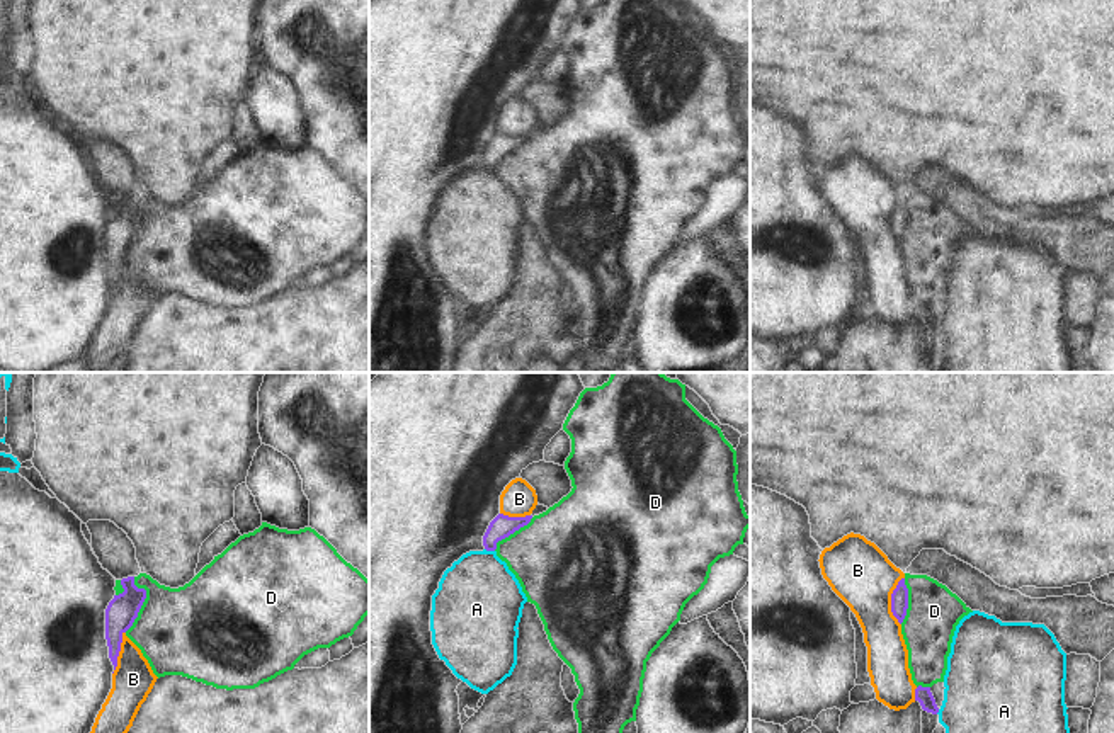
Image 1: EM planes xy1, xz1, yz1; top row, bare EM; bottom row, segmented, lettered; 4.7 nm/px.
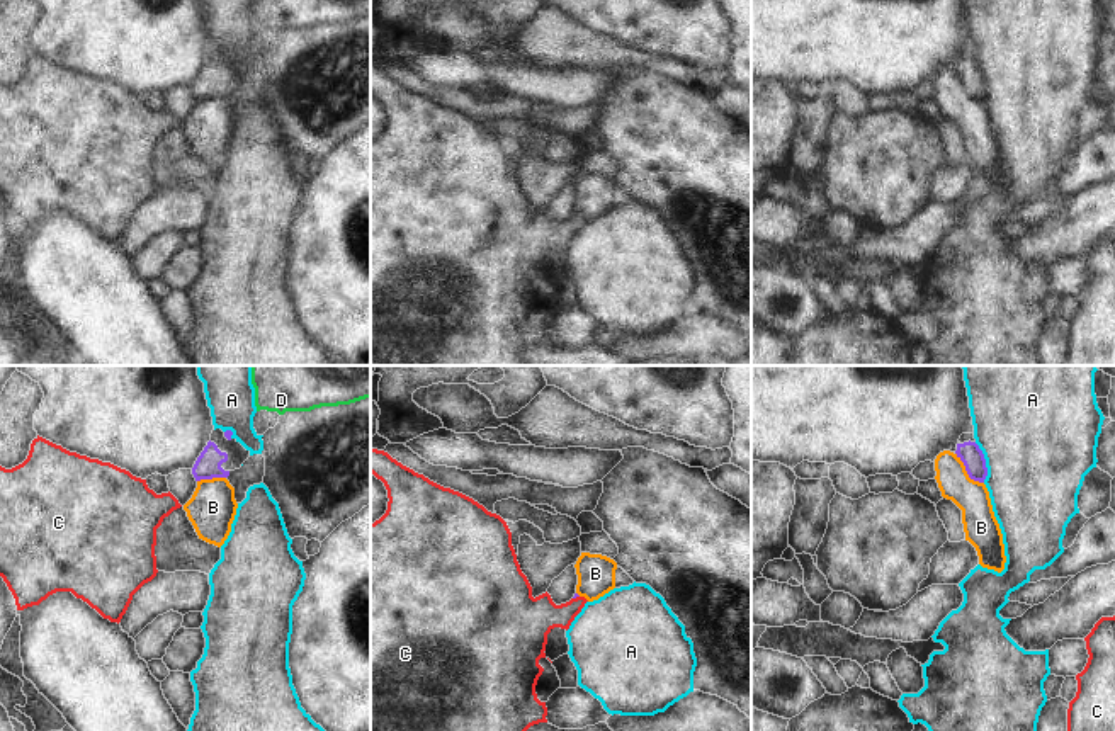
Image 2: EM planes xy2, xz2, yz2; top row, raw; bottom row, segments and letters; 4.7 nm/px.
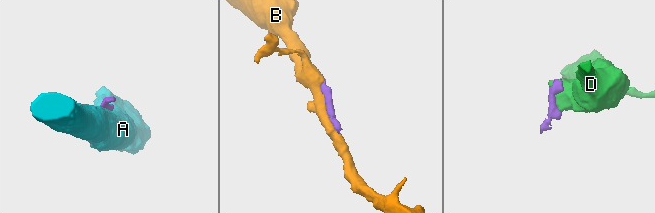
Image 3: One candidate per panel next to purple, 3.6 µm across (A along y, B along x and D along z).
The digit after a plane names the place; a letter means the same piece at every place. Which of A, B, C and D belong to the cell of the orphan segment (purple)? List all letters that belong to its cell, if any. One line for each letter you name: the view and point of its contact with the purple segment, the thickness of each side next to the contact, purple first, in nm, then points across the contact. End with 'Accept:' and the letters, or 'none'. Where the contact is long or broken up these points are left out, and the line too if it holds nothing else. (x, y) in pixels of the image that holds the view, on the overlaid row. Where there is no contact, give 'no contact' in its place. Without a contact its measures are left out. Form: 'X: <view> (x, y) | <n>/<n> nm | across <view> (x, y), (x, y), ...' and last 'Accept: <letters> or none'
C: xz2 (575, 597) | 20/220 nm | across xz2 (575, 594), (575, 597), (561, 616), (527, 619)
Accept: C

